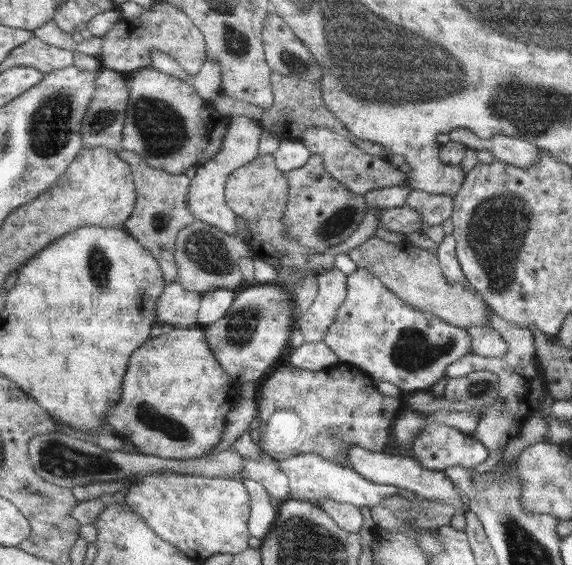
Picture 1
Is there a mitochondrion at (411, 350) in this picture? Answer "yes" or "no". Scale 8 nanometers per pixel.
yes

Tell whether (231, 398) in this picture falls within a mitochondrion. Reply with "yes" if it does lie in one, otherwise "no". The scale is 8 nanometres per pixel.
no

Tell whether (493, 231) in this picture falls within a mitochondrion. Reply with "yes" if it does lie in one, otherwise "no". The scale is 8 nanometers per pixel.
yes

